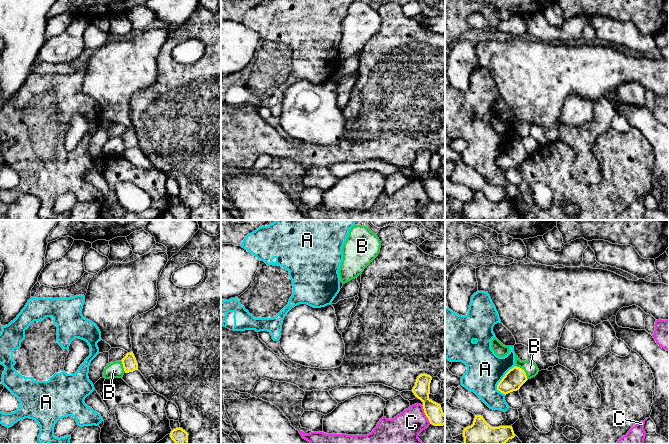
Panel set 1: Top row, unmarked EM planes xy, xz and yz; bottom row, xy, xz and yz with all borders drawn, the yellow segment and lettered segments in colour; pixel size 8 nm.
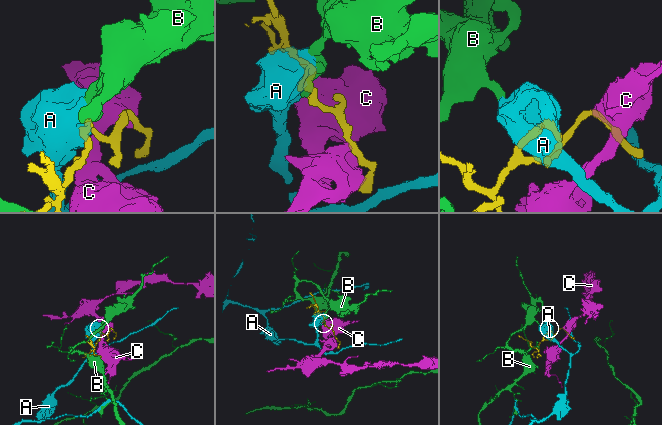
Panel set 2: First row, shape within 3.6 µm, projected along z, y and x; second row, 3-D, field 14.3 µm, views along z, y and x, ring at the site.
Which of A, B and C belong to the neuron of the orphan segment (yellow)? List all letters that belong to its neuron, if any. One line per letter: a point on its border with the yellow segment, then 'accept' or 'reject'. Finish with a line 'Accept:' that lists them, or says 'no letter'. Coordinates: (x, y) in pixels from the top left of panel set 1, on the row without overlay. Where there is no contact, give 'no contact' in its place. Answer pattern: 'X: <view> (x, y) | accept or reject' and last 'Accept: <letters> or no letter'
A: yz (500, 157) | reject
B: yz (524, 147) | reject
C: xz (425, 190) | reject
Accept: no letter

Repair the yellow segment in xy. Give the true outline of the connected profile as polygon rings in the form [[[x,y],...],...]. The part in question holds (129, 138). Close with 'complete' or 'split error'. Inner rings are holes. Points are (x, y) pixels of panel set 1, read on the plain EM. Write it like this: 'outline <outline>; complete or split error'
outline [[[149,28],[129,39],[112,38],[105,45],[94,50],[89,58],[82,91],[97,101],[101,108],[101,115],[111,124],[121,124],[128,128],[121,136],[125,149],[138,146],[138,139],[132,128],[130,101],[135,93],[157,81],[157,57],[167,38],[166,28]]]; split error

